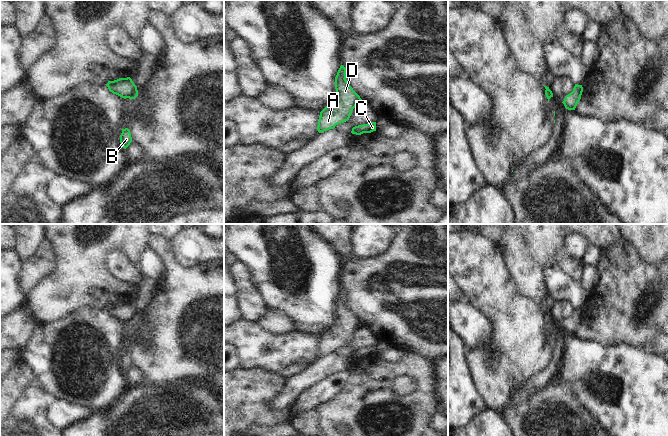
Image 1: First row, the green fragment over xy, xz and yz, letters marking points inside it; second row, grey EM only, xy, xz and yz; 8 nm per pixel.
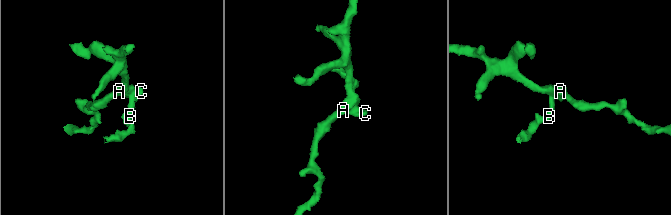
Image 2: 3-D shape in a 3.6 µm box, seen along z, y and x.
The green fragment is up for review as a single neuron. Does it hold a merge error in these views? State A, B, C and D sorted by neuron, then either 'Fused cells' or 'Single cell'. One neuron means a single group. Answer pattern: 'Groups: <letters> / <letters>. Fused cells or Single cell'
Groups: A C D / B. Fused cells.

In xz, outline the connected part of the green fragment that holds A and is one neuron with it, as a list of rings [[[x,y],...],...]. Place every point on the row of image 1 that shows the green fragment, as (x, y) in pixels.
[[[341,65],[335,77],[336,94],[320,112],[317,130],[319,133],[334,129],[336,125],[348,121],[360,96],[346,80],[346,68]]]

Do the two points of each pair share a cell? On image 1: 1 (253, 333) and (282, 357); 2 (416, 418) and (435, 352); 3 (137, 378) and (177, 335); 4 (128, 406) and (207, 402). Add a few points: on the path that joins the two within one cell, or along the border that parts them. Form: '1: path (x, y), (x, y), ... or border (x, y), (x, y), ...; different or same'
1: path (260, 340), (275, 351); same
2: border (414, 352), (433, 361); different
3: border (132, 364), (143, 374), (144, 382); different
4: path (148, 406), (187, 406); same

